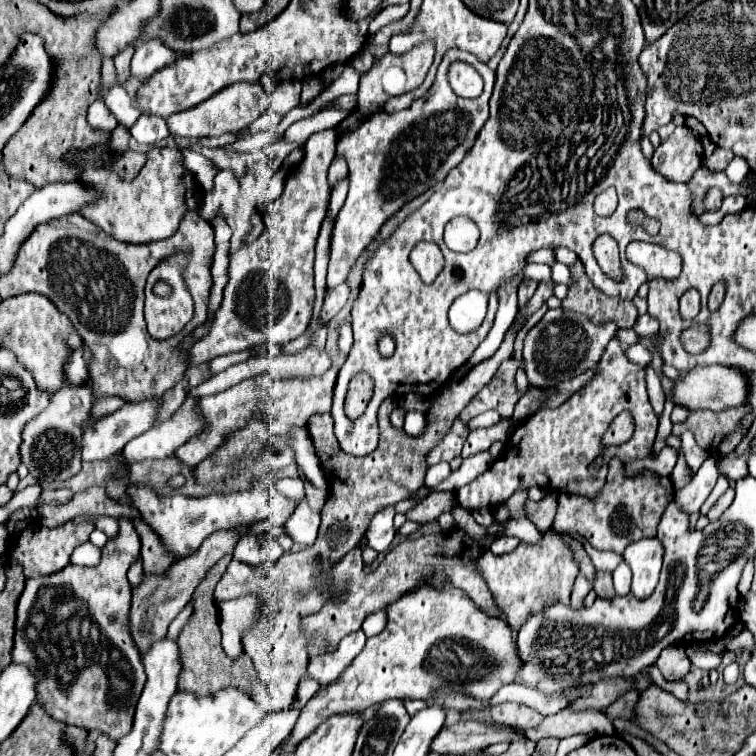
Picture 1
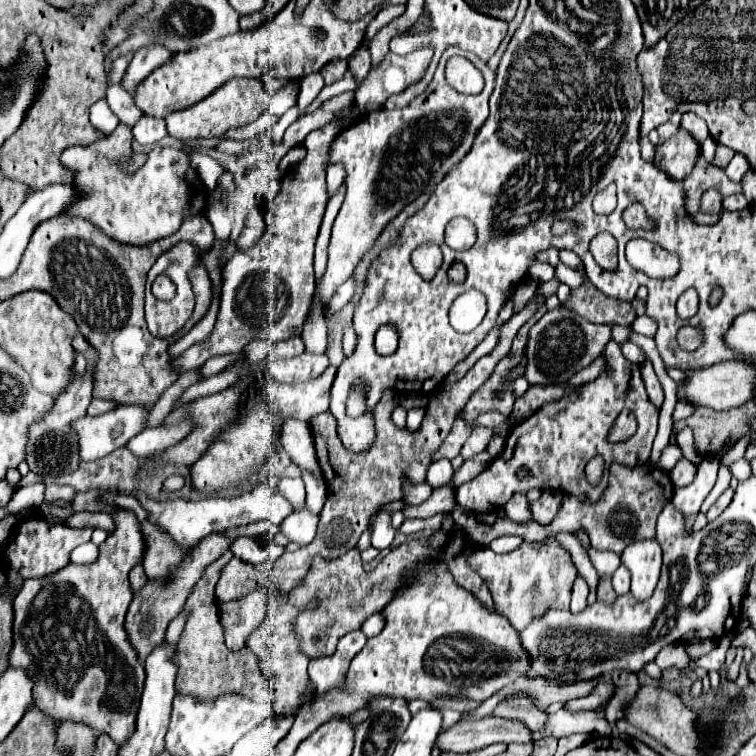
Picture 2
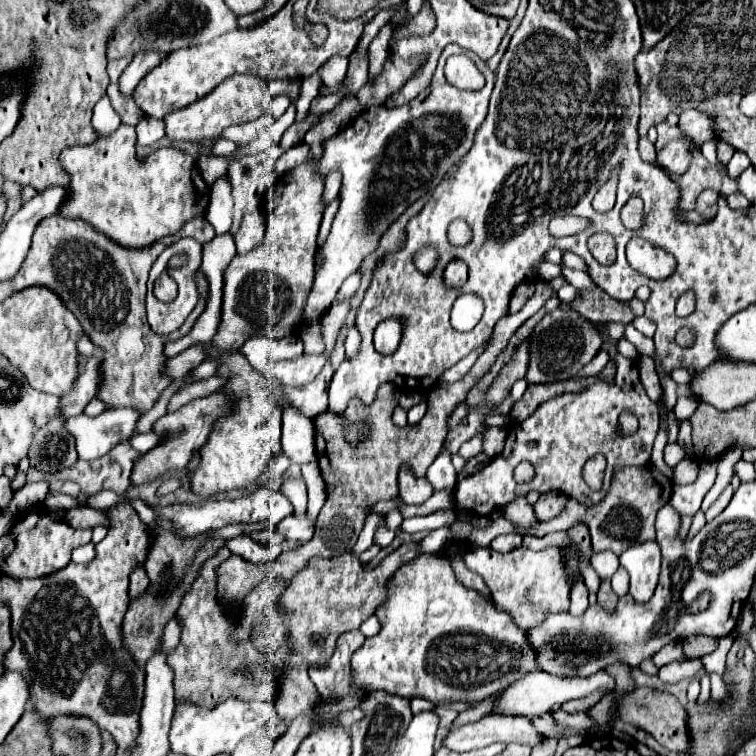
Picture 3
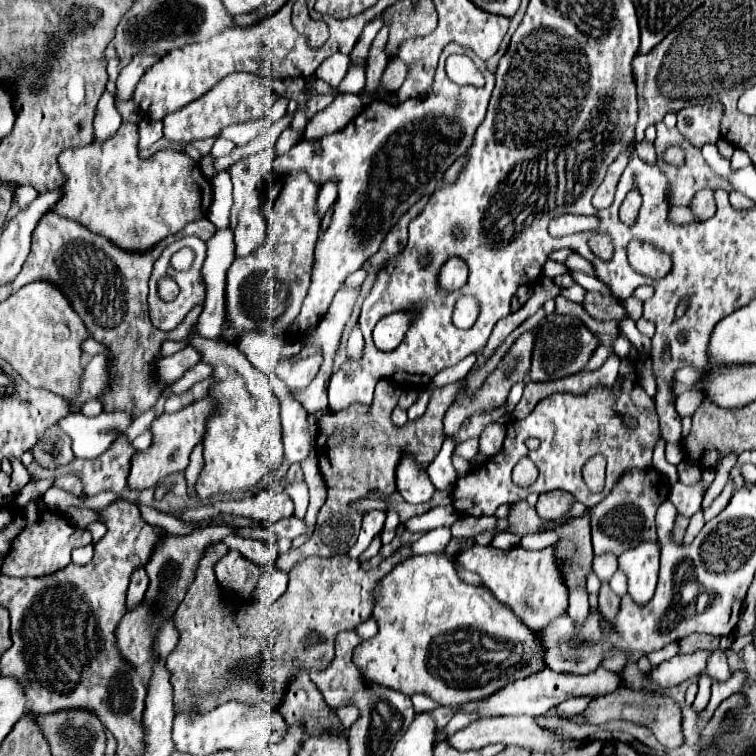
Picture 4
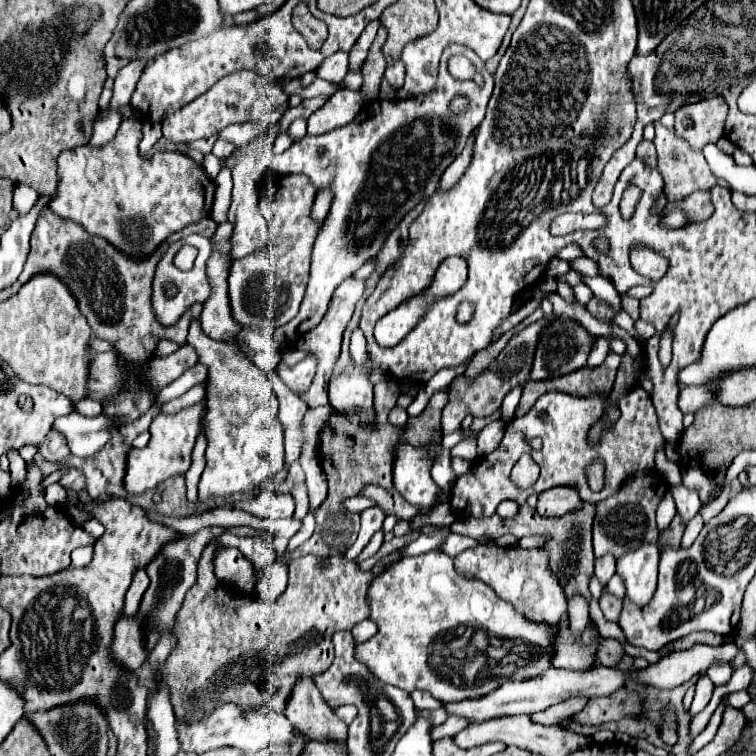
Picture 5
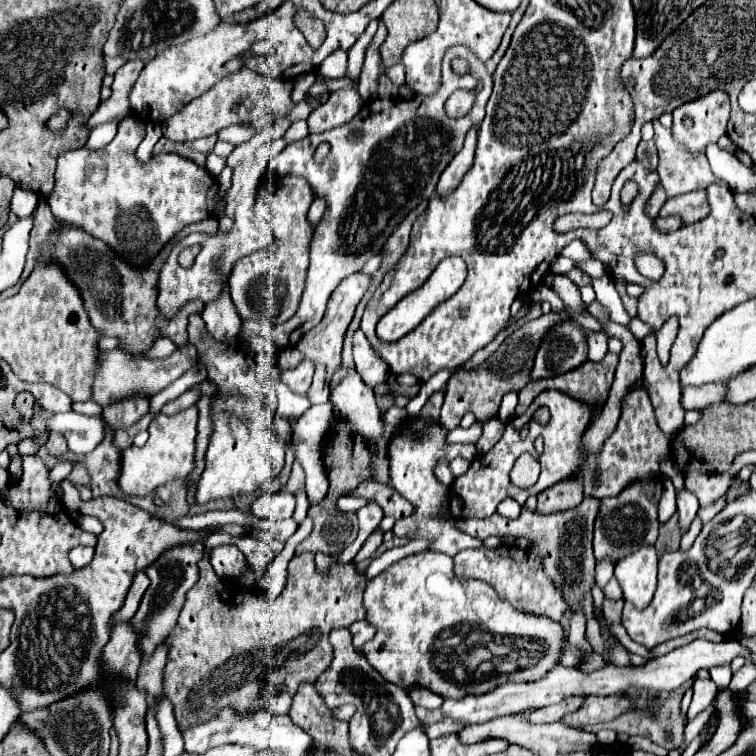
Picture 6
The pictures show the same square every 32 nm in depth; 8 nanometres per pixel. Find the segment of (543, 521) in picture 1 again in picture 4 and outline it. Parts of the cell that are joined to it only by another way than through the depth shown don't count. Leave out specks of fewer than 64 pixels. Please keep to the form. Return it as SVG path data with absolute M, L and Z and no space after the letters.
M554 490L554 492L540 494L538 504L536 504L536 512L544 520L554 520L554 518L560 518L562 514L566 514L572 504L574 504L572 494L564 494L560 490Z

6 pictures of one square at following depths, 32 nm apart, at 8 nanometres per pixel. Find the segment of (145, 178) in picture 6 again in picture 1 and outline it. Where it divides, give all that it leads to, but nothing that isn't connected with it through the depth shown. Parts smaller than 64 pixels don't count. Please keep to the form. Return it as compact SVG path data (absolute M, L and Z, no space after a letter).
M118 126L112 132L110 144L106 148L94 148L88 152L76 152L76 150L70 152L68 158L76 160L84 168L84 174L80 180L84 180L84 184L90 184L102 190L102 198L92 206L86 206L86 210L80 214L90 222L94 222L96 226L100 226L108 236L120 242L148 244L148 242L170 238L178 230L180 218L188 210L196 210L196 204L186 204L186 192L194 194L198 190L198 182L192 176L192 172L186 170L182 156L176 148L148 150L146 166L138 174L138 178L134 178L132 182L118 178L118 174L108 170L104 164L112 152L128 150L128 138L130 138L128 128Z

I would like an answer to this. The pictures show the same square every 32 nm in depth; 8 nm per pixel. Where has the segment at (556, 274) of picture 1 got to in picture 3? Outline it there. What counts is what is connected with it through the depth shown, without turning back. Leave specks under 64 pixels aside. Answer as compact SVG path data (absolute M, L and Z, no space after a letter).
M562 266L560 276L562 276L570 286L574 286L574 288L594 288L594 286L596 286L596 284L592 282L592 278L588 278L586 272L582 272L582 270L572 270L572 268Z

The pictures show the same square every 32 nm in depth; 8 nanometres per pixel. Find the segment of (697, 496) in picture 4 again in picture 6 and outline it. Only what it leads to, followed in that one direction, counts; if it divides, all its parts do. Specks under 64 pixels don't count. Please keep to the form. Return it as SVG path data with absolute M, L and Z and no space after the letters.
M682 488L680 492L676 492L676 504L678 504L678 516L680 516L680 528L682 532L688 530L690 522L694 520L696 512L698 512L698 498L694 492Z

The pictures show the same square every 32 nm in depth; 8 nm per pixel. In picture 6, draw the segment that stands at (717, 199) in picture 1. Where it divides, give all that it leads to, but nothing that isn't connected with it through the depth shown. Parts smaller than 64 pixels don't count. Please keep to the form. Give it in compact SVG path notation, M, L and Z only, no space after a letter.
M696 190L696 192L690 192L690 194L678 196L678 198L670 198L664 204L664 208L660 210L660 216L666 218L666 216L672 216L672 214L680 214L684 224L692 224L692 222L706 218L708 212L710 212L710 206L708 206L706 190Z

